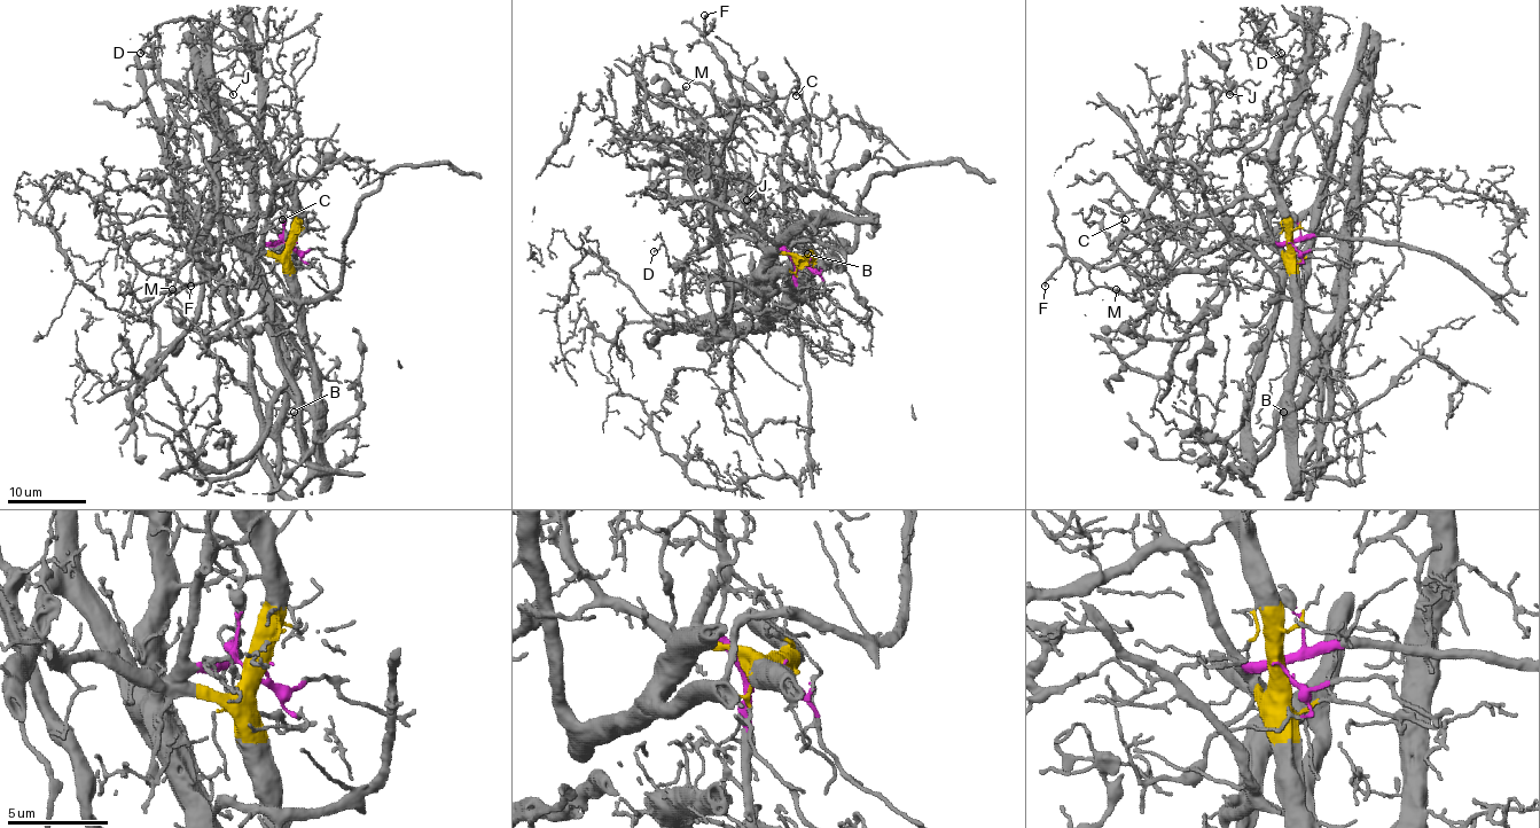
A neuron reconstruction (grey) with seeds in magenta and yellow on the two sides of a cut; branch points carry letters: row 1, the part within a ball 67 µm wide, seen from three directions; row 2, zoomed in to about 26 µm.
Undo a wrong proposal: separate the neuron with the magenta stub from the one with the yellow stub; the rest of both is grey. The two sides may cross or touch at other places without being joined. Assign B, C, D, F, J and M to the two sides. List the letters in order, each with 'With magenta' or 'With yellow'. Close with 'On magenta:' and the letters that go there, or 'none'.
B: With yellow
C: With magenta
D: With yellow
F: With magenta
J: With yellow
M: With magenta
On magenta: C, F, M

